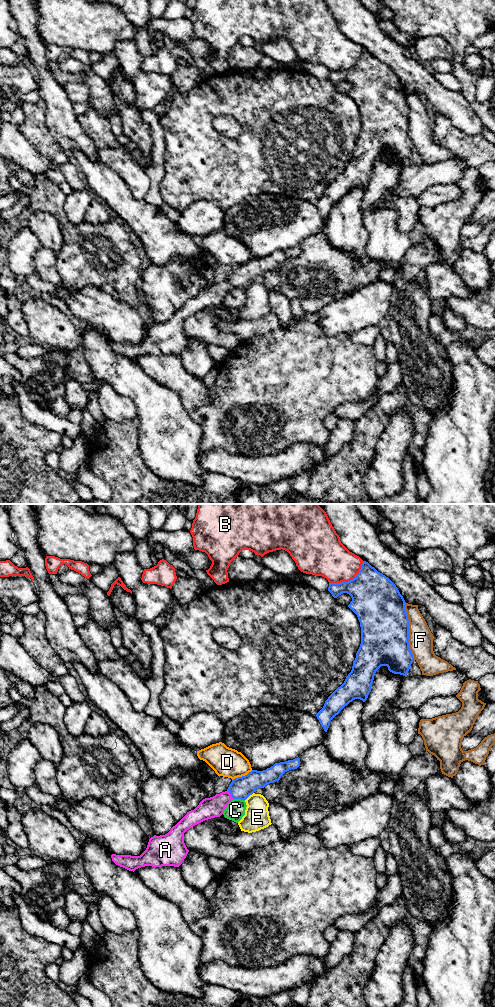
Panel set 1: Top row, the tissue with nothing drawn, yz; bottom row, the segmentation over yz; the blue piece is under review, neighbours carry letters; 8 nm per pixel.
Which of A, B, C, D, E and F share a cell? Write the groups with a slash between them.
A / B / C / D / E / F

